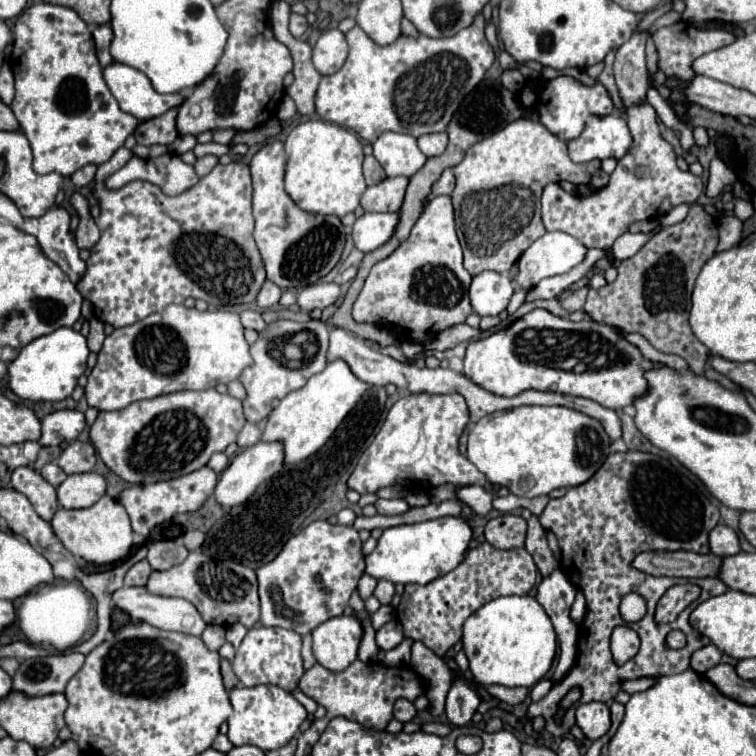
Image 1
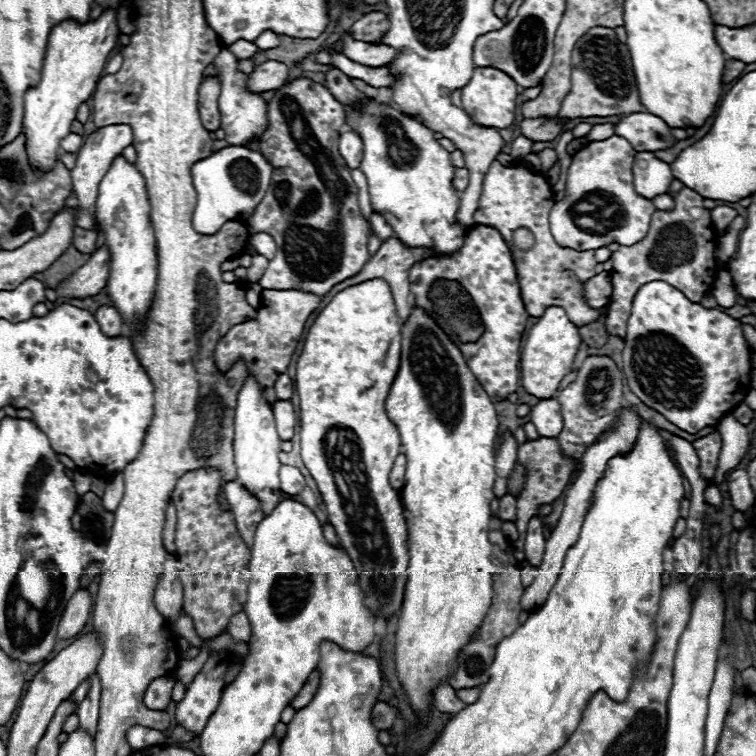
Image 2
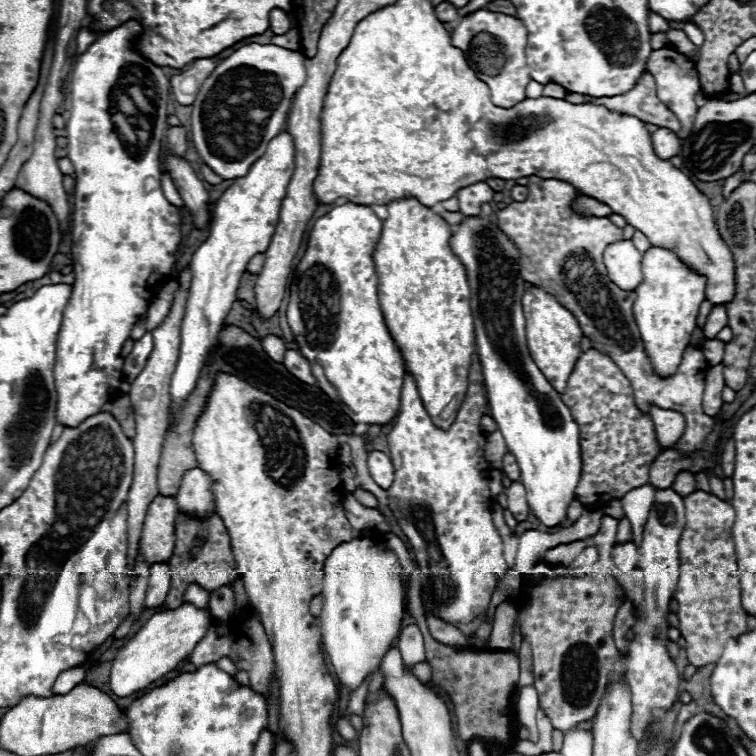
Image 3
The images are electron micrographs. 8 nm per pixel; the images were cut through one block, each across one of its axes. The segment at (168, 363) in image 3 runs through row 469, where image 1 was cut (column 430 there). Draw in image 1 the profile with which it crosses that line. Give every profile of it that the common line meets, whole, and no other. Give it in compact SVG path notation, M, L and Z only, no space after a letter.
M438 132L438 134L428 134L428 136L420 136L418 138L418 148L428 156L440 156L446 150L448 144L448 134L446 132Z

